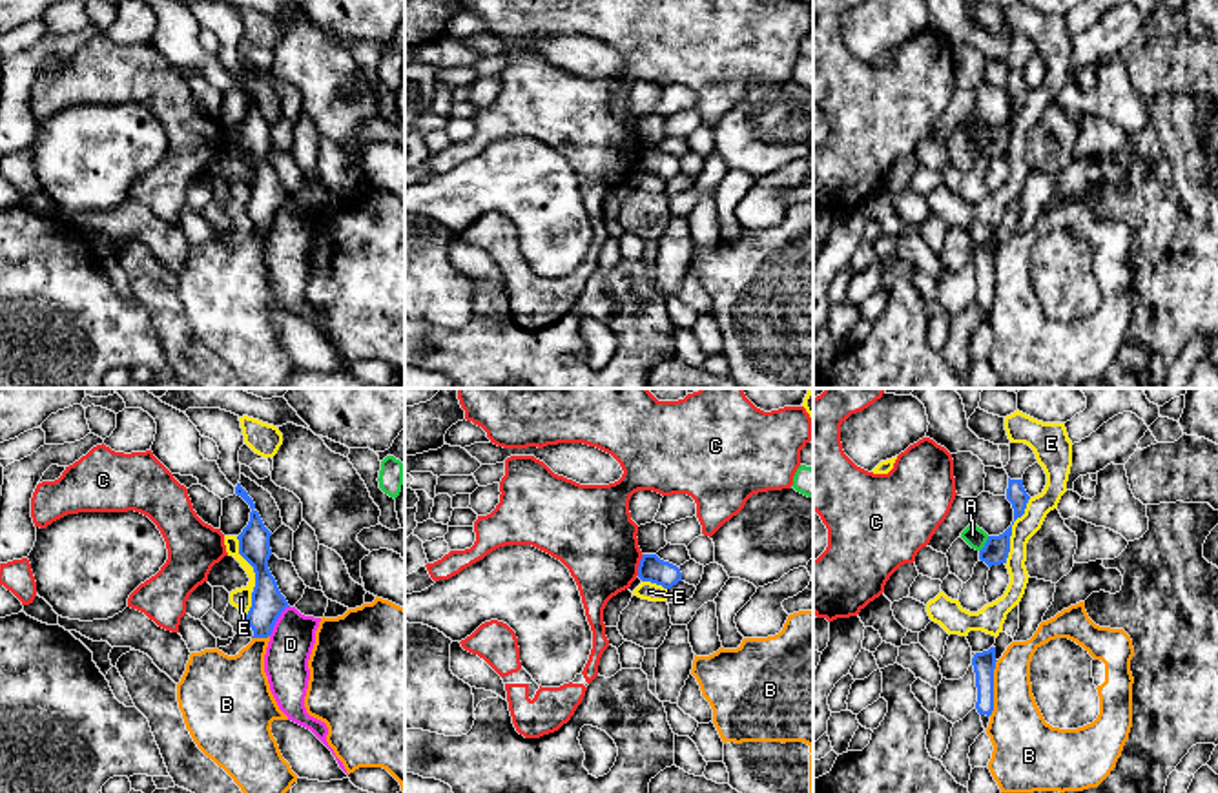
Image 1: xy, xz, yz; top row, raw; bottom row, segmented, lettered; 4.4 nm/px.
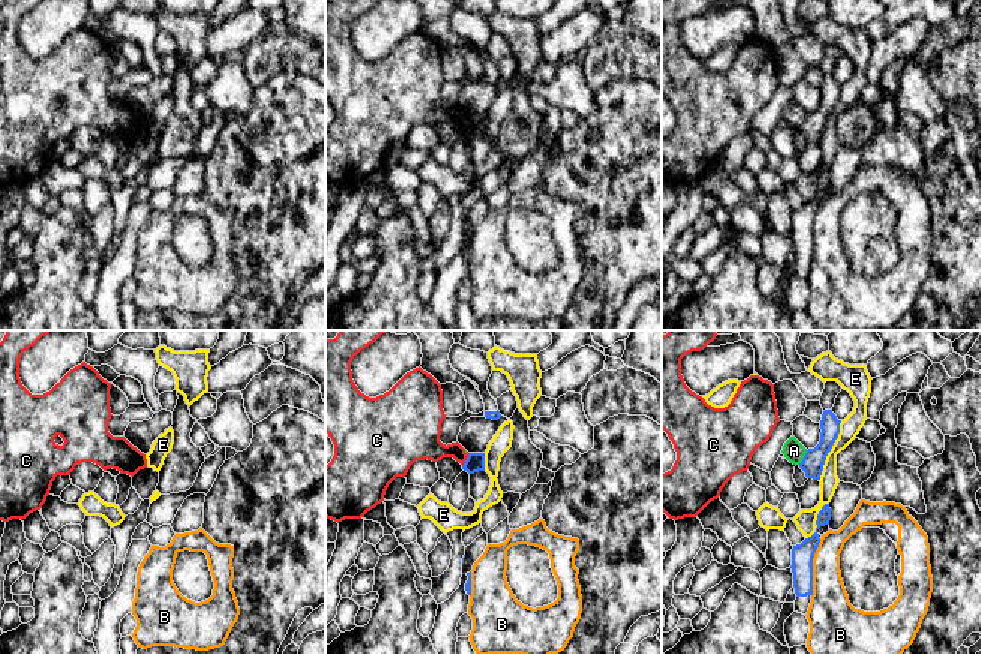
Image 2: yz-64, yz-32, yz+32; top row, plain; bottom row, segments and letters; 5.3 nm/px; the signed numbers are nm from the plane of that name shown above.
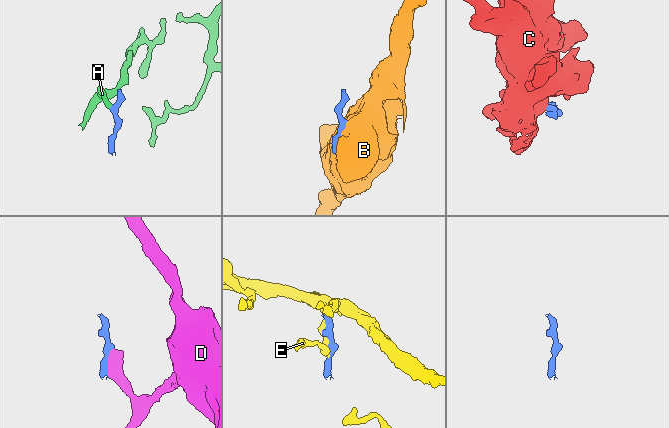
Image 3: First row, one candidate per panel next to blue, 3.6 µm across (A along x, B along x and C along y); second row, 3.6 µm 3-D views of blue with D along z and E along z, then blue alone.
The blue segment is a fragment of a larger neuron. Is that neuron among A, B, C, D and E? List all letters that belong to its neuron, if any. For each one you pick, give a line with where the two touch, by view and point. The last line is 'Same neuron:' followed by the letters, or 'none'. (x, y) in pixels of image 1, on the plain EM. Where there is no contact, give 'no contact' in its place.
Same neuron: none

